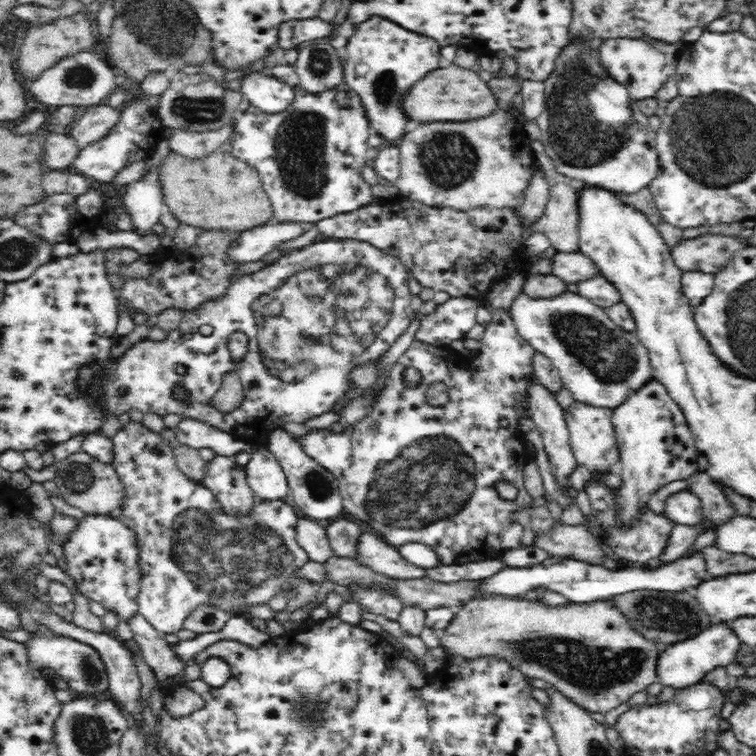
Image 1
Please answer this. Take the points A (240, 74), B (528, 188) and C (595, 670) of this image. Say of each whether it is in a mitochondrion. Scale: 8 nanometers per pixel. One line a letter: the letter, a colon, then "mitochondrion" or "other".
A: other
B: other
C: mitochondrion

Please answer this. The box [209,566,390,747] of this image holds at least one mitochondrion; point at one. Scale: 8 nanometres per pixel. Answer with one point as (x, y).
(302, 706)

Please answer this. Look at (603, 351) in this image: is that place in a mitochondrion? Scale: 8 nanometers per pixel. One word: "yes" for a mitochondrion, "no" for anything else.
yes

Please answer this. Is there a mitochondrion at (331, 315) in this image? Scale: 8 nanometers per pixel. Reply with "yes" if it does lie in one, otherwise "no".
yes

